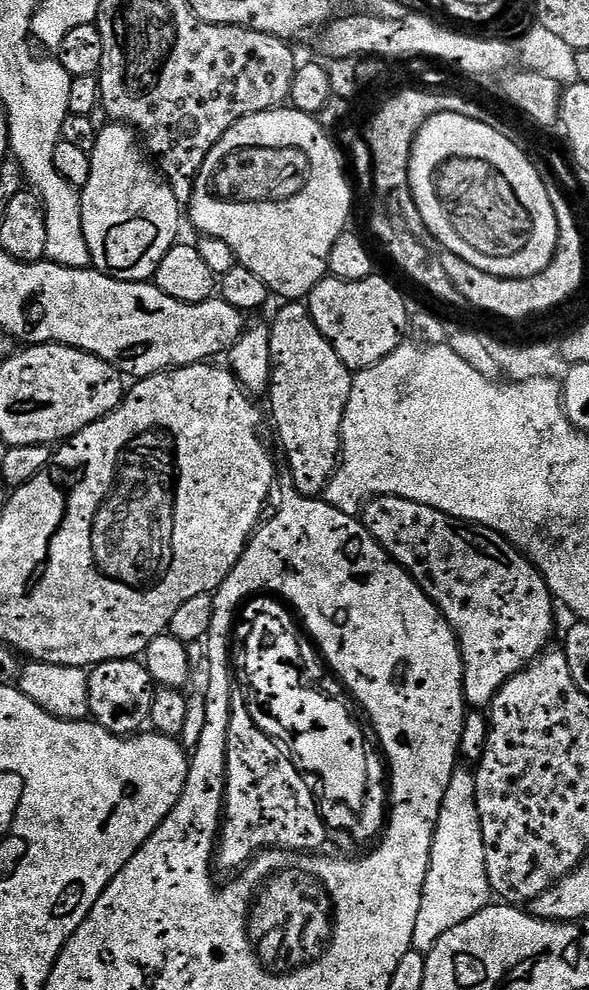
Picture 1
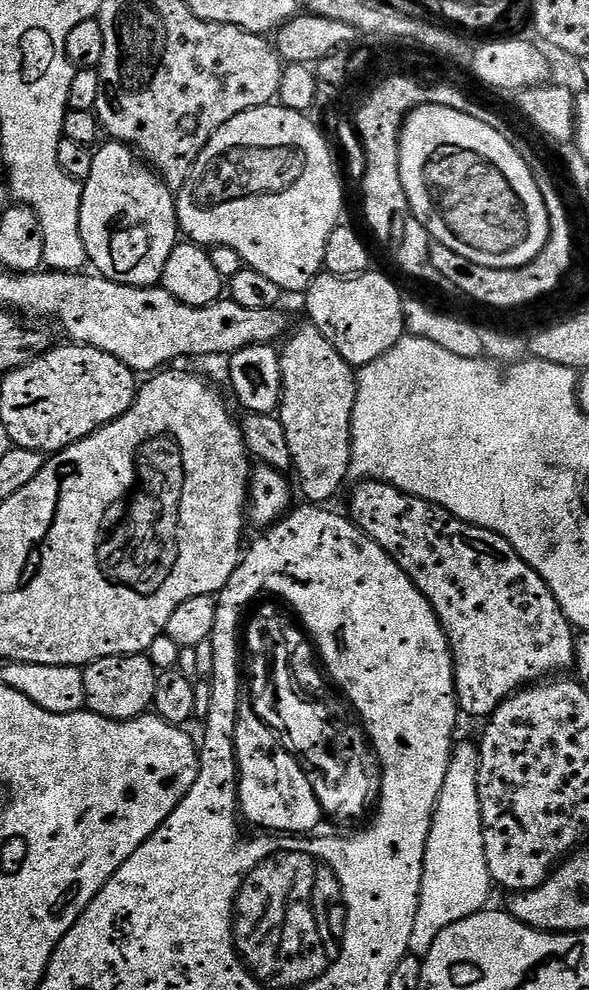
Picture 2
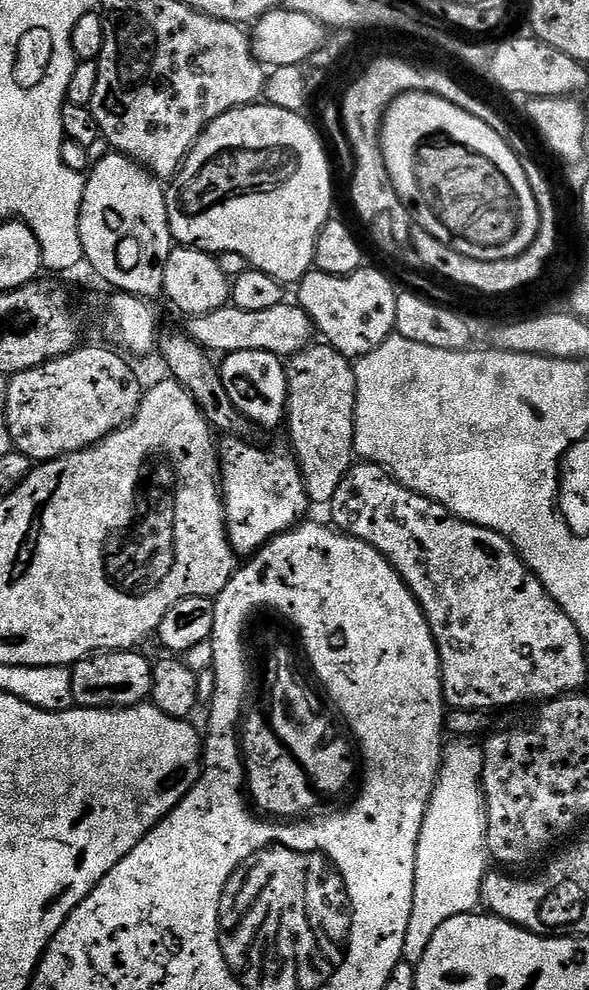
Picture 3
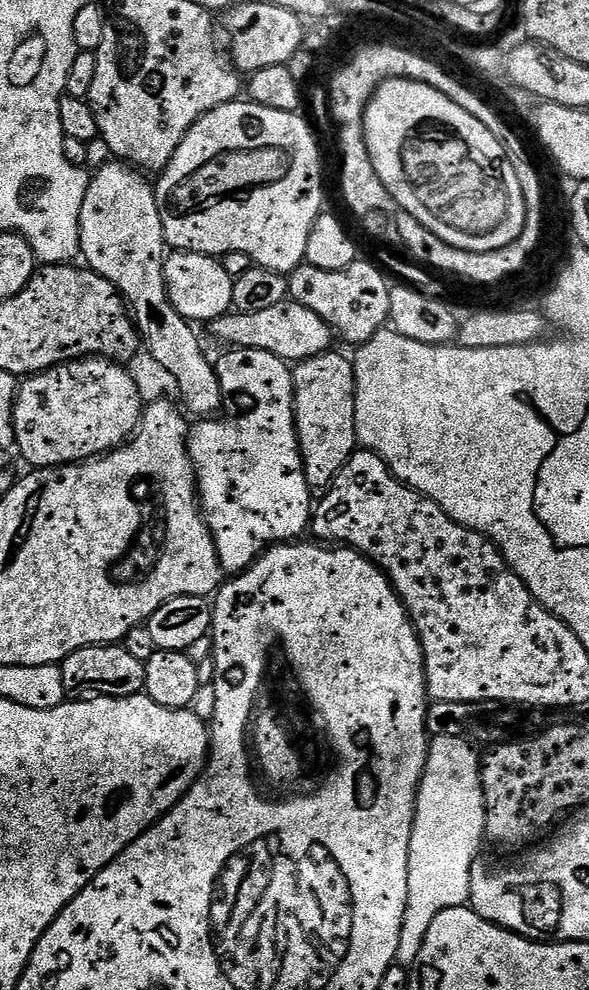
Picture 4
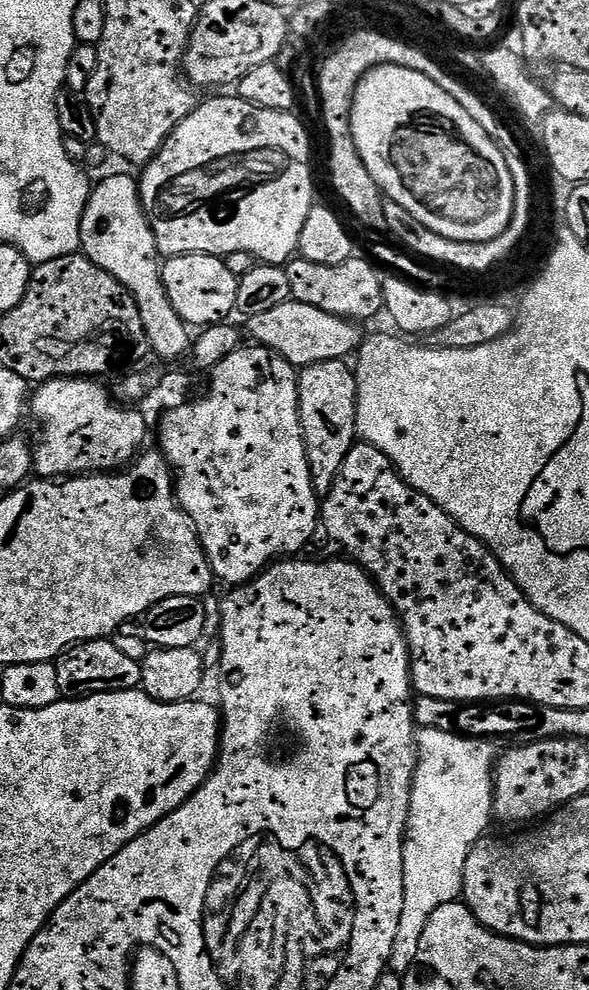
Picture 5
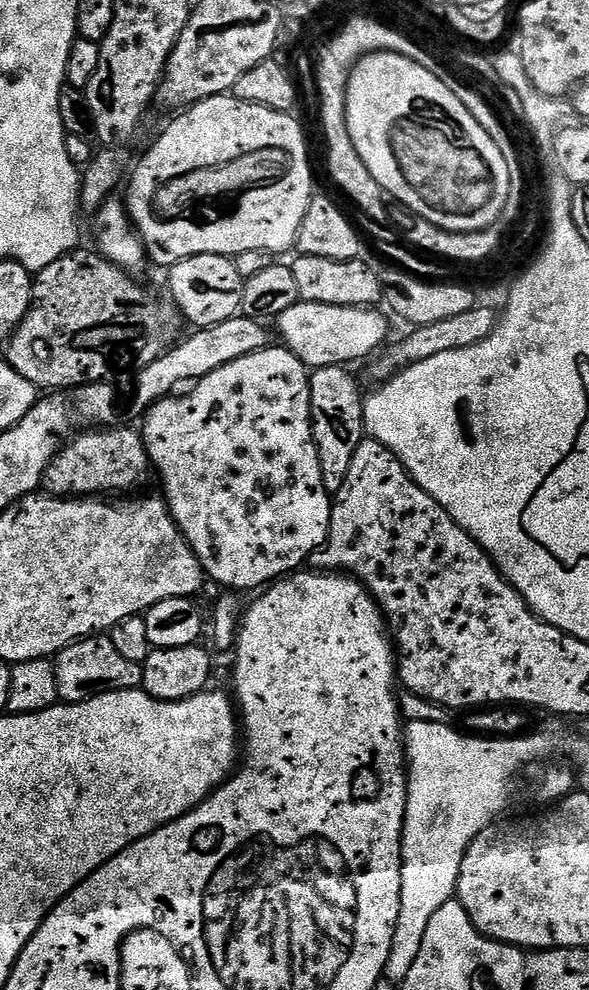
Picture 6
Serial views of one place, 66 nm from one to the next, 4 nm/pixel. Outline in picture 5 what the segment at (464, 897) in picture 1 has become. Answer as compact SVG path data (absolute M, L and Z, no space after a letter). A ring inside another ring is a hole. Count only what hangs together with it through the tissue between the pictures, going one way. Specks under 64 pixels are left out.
M419 729L416 737L417 768L412 775L412 793L408 811L408 829L404 831L404 901L402 922L398 922L398 934L388 959L388 968L406 974L418 958L418 942L422 942L422 930L430 922L430 914L438 906L457 903L464 890L466 858L475 844L485 839L488 823L493 823L492 777L498 759L497 745L493 741L473 740L456 732Z

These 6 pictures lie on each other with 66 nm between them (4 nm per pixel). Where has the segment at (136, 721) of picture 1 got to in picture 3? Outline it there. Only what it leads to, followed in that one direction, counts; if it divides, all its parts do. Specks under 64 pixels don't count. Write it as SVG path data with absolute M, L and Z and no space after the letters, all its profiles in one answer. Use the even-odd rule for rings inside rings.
M125 650L122 652L98 652L87 656L84 660L71 665L72 689L76 704L81 708L129 708L135 704L145 703L152 695L153 661L147 660L140 650Z

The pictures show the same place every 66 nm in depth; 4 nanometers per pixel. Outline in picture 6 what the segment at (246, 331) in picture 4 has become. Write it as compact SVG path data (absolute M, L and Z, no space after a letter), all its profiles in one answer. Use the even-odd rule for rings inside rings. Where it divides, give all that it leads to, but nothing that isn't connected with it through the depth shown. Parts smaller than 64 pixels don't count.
M297 302L290 306L290 310L282 310L282 314L274 321L274 327L284 339L281 340L283 347L290 349L304 363L305 368L315 370L335 364L352 366L355 360L364 360L368 355L371 357L388 336L388 320L376 310L372 306L355 308Z

